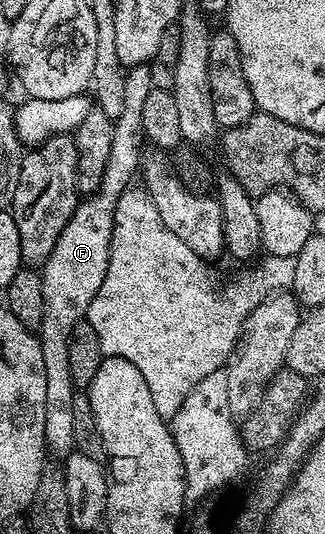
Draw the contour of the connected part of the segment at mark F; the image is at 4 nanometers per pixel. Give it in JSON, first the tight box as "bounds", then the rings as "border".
{"bounds":[38,66,154,457],"border":[[[139,66],[127,72],[125,109],[112,124],[114,141],[110,145],[110,161],[106,161],[106,169],[95,191],[77,202],[70,221],[66,221],[66,229],[62,229],[58,237],[58,245],[54,245],[54,253],[50,253],[50,257],[44,262],[40,271],[44,316],[38,328],[38,338],[42,349],[42,365],[46,369],[44,445],[49,452],[57,451],[60,457],[68,455],[74,447],[72,402],[77,392],[73,388],[70,377],[68,342],[74,325],[87,316],[90,301],[102,285],[102,277],[106,275],[112,244],[114,209],[118,205],[118,197],[123,191],[127,191],[133,182],[132,174],[140,163],[142,101],[146,101],[146,93],[150,93],[154,86],[151,73],[144,70],[148,69]]]}

